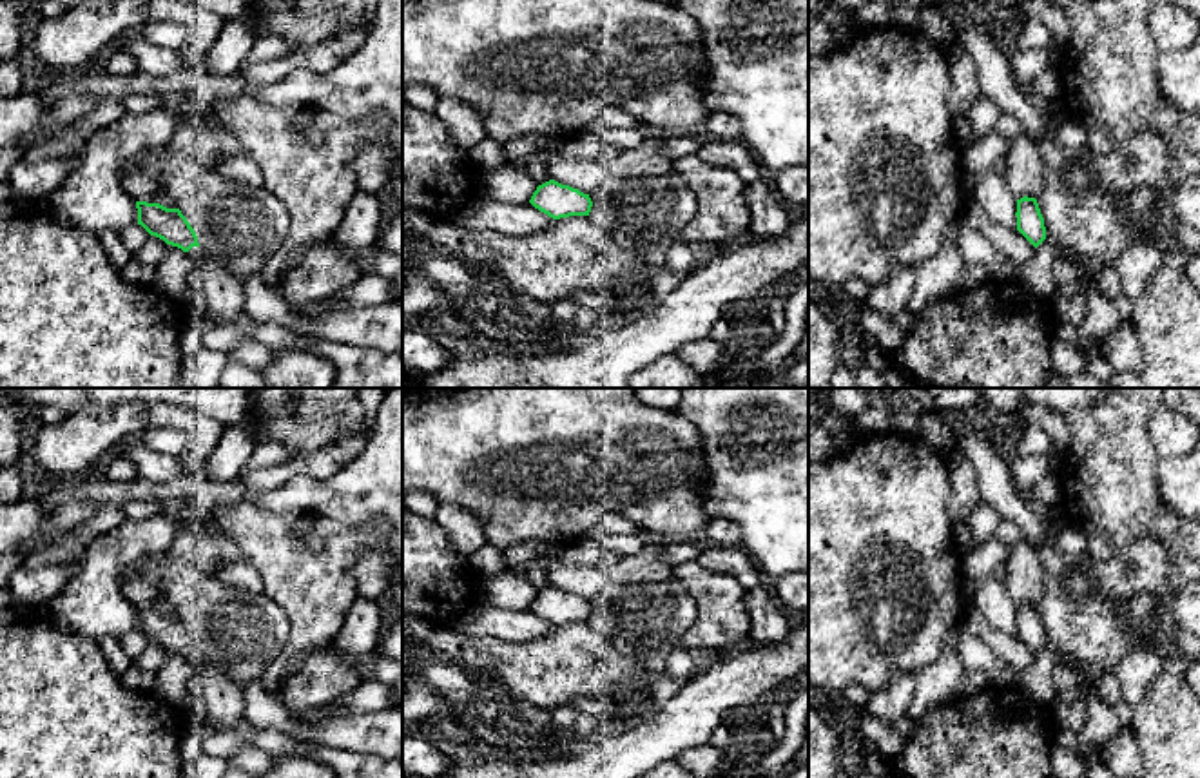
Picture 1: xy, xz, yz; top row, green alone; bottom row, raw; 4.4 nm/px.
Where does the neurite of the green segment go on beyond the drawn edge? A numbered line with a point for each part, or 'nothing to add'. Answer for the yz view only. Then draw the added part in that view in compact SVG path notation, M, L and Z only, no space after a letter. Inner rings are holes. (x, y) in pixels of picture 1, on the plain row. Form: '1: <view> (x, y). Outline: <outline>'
nothing to add

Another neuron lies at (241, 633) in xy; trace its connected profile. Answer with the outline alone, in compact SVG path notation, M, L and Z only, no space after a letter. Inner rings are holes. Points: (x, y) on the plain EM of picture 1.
M167 553L145 555L121 568L156 582L176 604L199 653L241 687L259 680L288 642L290 620L276 600L265 593L250 593L245 588L225 584L218 577L207 575L190 559L176 560Z

